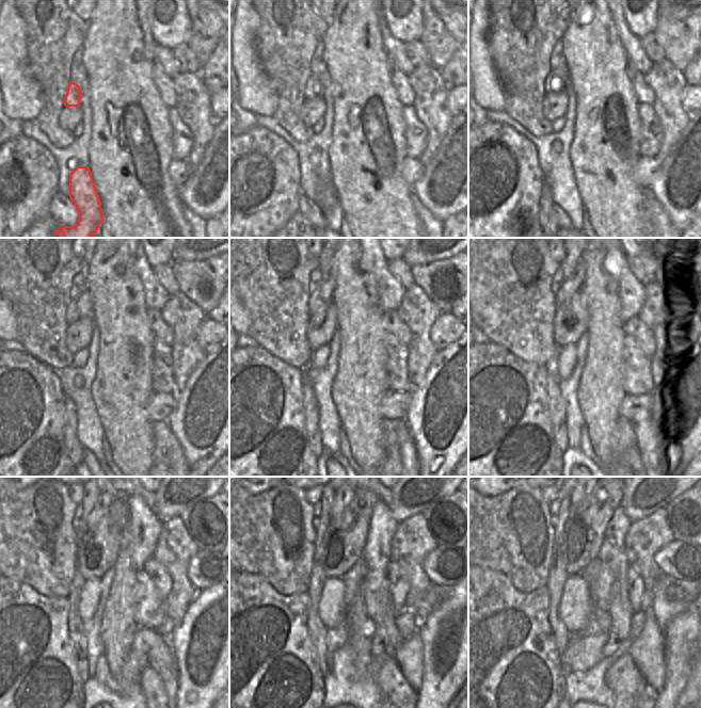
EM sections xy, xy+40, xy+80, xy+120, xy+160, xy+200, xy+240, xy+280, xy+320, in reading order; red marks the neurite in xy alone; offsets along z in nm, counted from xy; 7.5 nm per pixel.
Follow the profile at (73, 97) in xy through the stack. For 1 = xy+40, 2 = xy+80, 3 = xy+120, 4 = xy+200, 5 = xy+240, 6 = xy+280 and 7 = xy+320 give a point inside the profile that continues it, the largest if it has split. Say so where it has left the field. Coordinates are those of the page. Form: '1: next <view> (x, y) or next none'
1: next xy+40 (314, 89)
2: next xy+80 (554, 80)
3: next xy+120 (83, 307)
4: next xy+200 (571, 285)
5: next xy+240 (105, 499)
6: next xy+280 (343, 498)
7: next xy+320 (575, 498)

